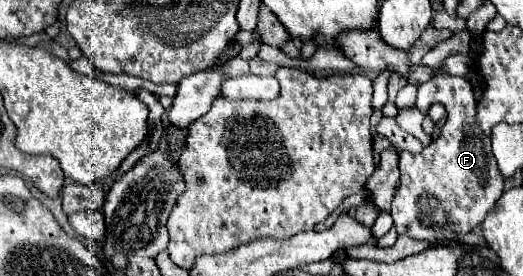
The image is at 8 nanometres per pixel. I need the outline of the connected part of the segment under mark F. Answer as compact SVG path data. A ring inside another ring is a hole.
M441 74L427 84L421 84L417 92L417 108L423 110L433 102L445 106L447 120L441 128L439 138L433 140L419 154L409 154L409 152L399 154L401 178L391 202L391 216L395 220L395 228L399 234L405 234L415 240L431 240L437 244L447 244L455 240L455 234L467 234L475 226L481 226L485 214L489 214L489 210L501 196L505 180L501 178L501 174L497 174L497 160L491 154L491 138L485 136L477 124L477 112L475 112L477 100L471 82L461 76Z

